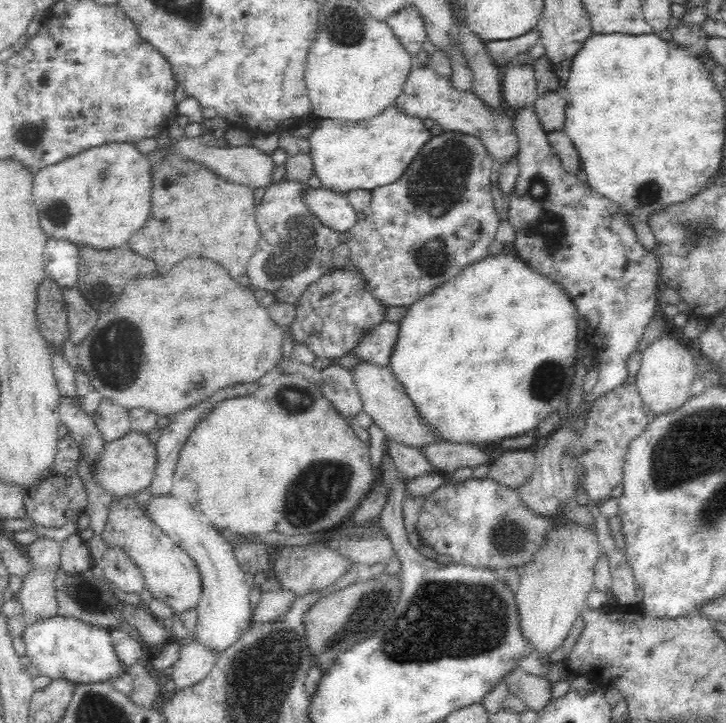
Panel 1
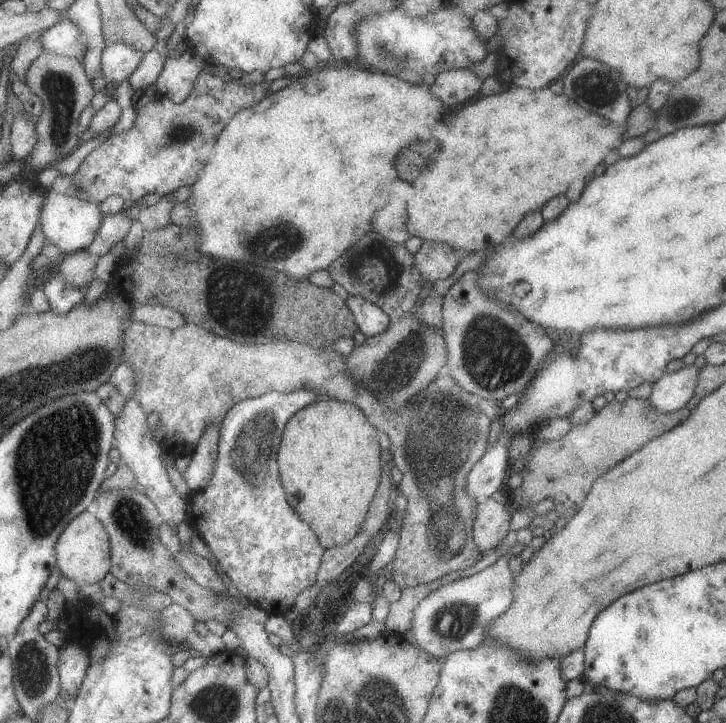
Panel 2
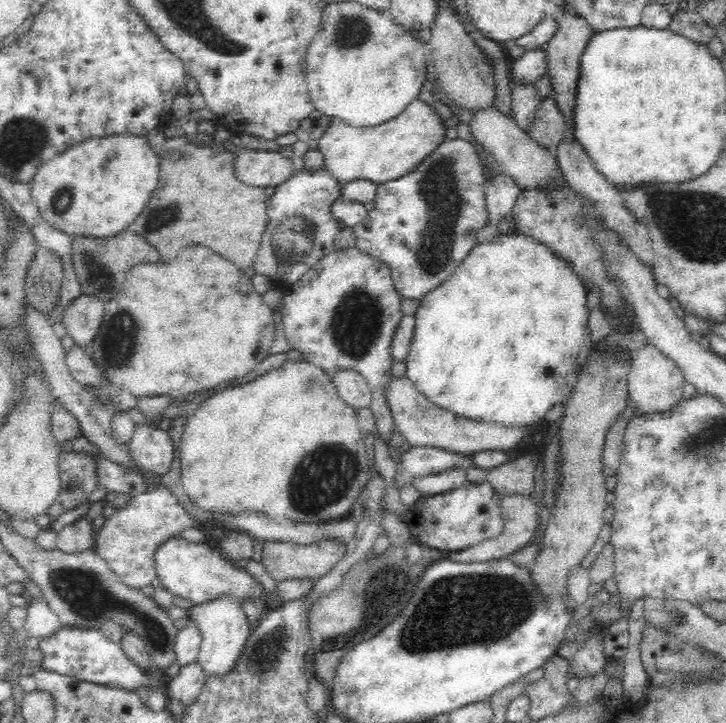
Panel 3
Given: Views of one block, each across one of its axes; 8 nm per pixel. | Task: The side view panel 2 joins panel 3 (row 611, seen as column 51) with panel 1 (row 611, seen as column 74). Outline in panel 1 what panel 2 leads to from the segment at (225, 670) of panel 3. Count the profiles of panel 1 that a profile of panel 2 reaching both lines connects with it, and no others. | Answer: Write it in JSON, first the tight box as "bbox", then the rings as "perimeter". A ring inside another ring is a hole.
{"bbox":[143,496,254,657],"perimeter":[[[174,496],[146,503],[147,505],[143,505],[145,513],[197,562],[201,577],[204,578],[204,590],[195,606],[196,626],[190,637],[204,650],[210,650],[215,657],[226,654],[254,622],[253,609],[248,598],[251,589],[244,579],[246,569],[239,566],[230,542],[193,505]]]}

